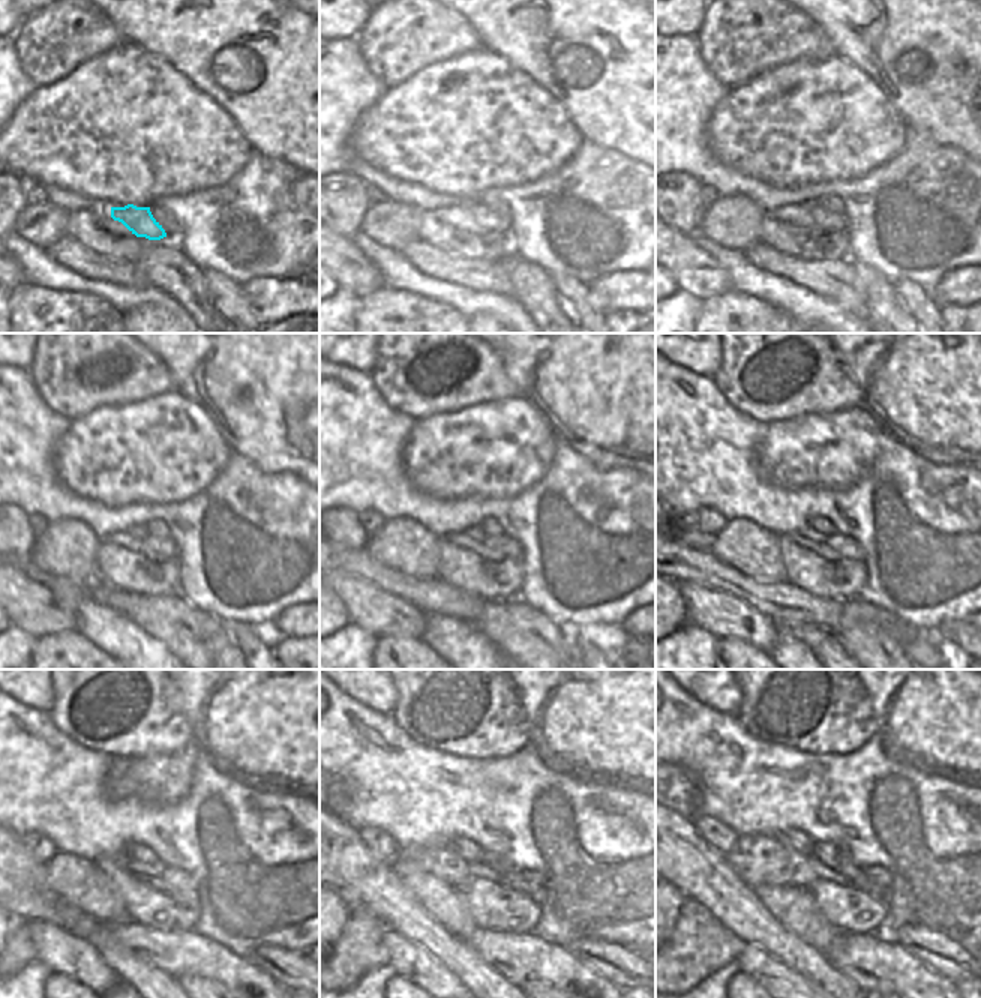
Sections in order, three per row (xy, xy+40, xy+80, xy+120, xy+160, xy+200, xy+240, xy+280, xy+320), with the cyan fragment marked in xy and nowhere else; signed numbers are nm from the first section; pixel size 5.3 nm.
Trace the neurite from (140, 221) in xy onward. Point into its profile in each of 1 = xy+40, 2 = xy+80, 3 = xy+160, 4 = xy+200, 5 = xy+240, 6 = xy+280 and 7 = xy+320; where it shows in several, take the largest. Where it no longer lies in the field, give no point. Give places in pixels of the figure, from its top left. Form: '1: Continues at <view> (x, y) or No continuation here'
1: Continues at xy+40 (483, 216)
2: Continues at xy+80 (822, 218)
3: Continues at xy+160 (509, 547)
4: Continues at xy+200 (846, 547)
5: Continues at xy+240 (171, 877)
6: Continues at xy+280 (525, 881)
7: Continues at xy+320 (878, 875).

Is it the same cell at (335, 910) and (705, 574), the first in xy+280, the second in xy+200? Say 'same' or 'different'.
different

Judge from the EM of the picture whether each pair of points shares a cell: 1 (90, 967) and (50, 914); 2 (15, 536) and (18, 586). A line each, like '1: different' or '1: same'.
1: different
2: different

